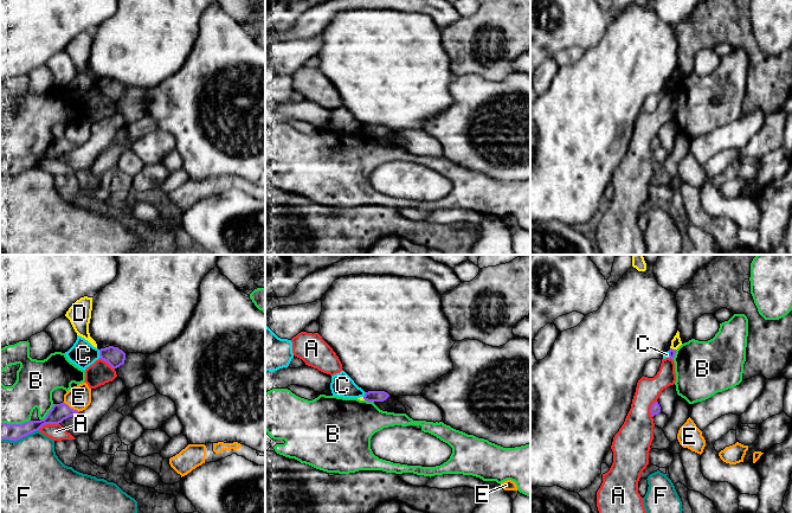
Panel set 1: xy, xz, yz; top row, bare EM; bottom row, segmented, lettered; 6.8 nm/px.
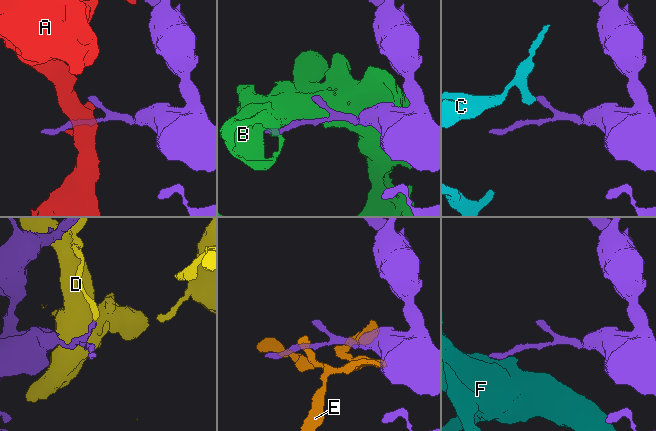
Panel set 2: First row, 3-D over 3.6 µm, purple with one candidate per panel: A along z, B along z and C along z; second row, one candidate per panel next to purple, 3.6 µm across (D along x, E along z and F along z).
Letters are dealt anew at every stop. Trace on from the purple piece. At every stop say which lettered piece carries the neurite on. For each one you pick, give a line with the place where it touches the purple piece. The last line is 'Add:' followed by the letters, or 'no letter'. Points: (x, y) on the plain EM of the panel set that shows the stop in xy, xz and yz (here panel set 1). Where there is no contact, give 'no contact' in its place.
Add: no letter

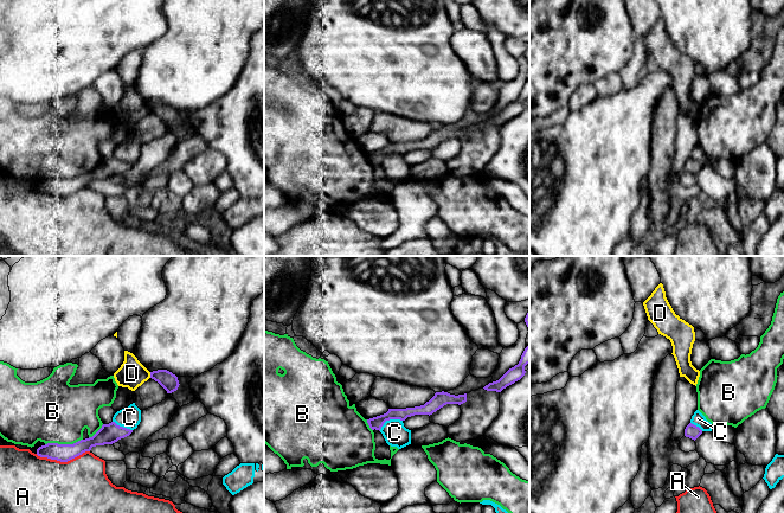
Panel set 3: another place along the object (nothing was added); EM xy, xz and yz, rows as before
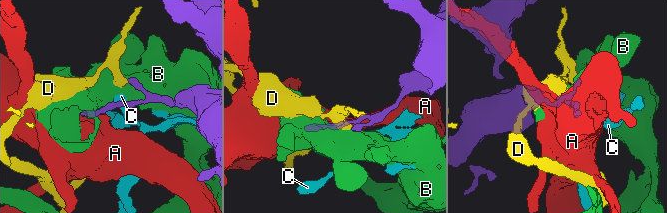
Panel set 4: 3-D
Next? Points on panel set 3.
Add: no letter

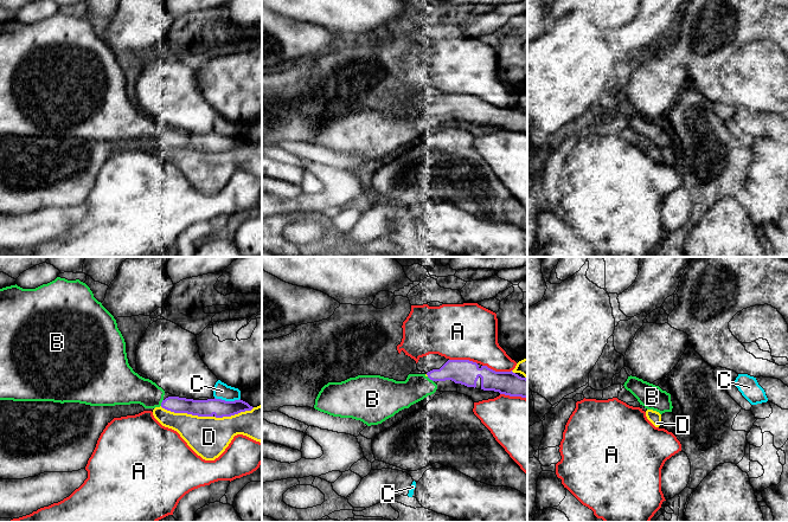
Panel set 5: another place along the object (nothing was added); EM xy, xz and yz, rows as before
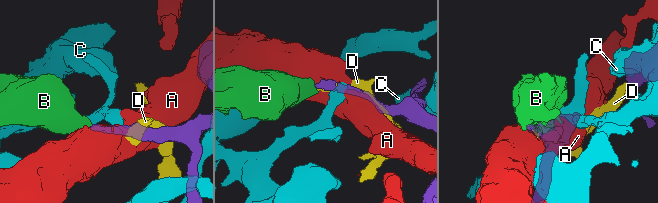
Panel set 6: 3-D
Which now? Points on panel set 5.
B: meets purple in xy at (161, 137)
Add: B

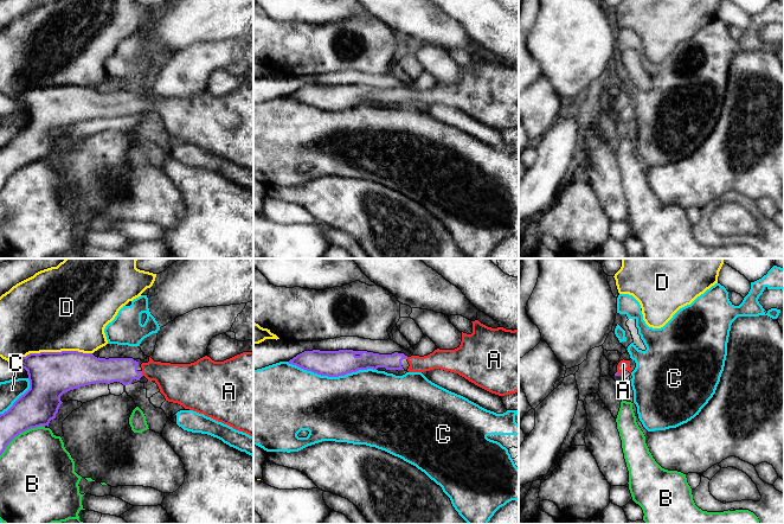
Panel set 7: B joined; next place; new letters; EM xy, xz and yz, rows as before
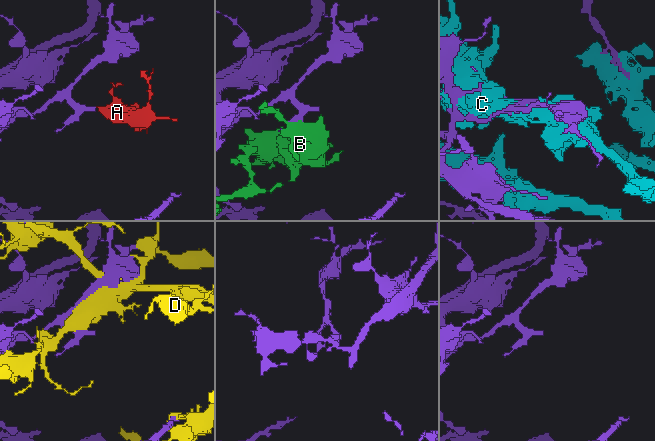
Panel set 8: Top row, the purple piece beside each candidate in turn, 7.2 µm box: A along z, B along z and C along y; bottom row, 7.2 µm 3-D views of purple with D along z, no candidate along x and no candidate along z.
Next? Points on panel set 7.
A: meets purple in xy at (141, 108)
Add: A

